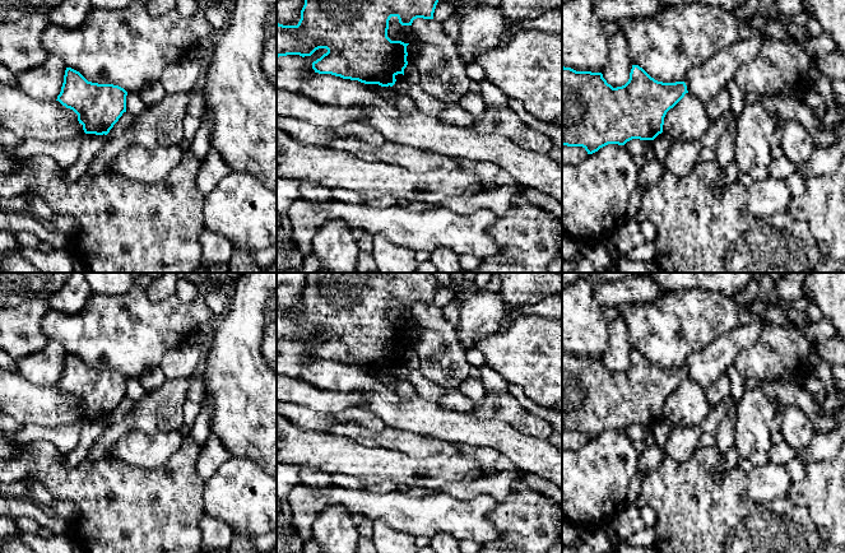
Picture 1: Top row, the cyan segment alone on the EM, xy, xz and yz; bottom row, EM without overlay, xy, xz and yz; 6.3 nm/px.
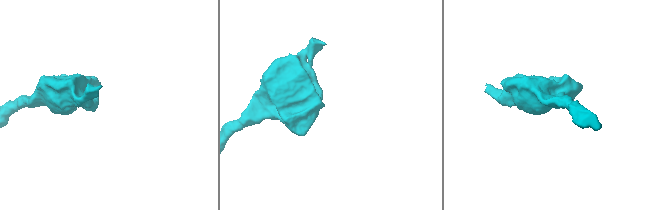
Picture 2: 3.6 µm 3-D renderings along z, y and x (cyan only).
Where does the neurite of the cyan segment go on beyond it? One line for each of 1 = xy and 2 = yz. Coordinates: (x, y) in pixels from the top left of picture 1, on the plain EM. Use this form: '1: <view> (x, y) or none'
1: none
2: none

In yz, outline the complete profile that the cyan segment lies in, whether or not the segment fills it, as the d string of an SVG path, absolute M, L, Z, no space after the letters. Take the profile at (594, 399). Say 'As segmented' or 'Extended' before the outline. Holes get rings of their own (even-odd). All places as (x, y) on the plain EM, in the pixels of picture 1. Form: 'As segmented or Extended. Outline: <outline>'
As segmented. Outline: M632 350L628 367L617 373L608 370L602 358L562 352L562 431L582 432L593 440L608 429L625 431L632 424L654 426L663 418L667 398L686 378L684 367L658 367L639 350Z

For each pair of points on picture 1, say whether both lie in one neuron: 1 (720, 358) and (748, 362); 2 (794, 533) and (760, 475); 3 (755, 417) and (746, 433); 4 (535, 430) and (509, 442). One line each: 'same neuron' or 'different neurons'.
1: different neurons
2: different neurons
3: same neuron
4: different neurons

